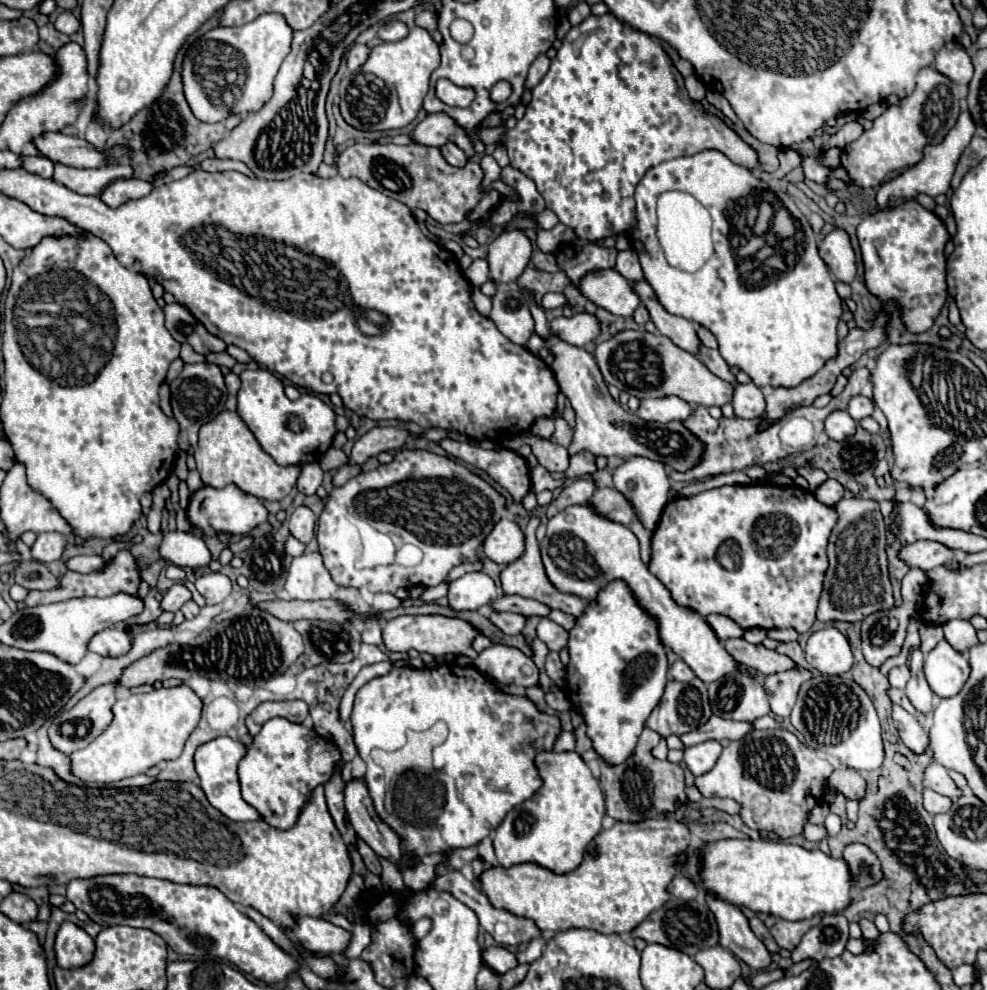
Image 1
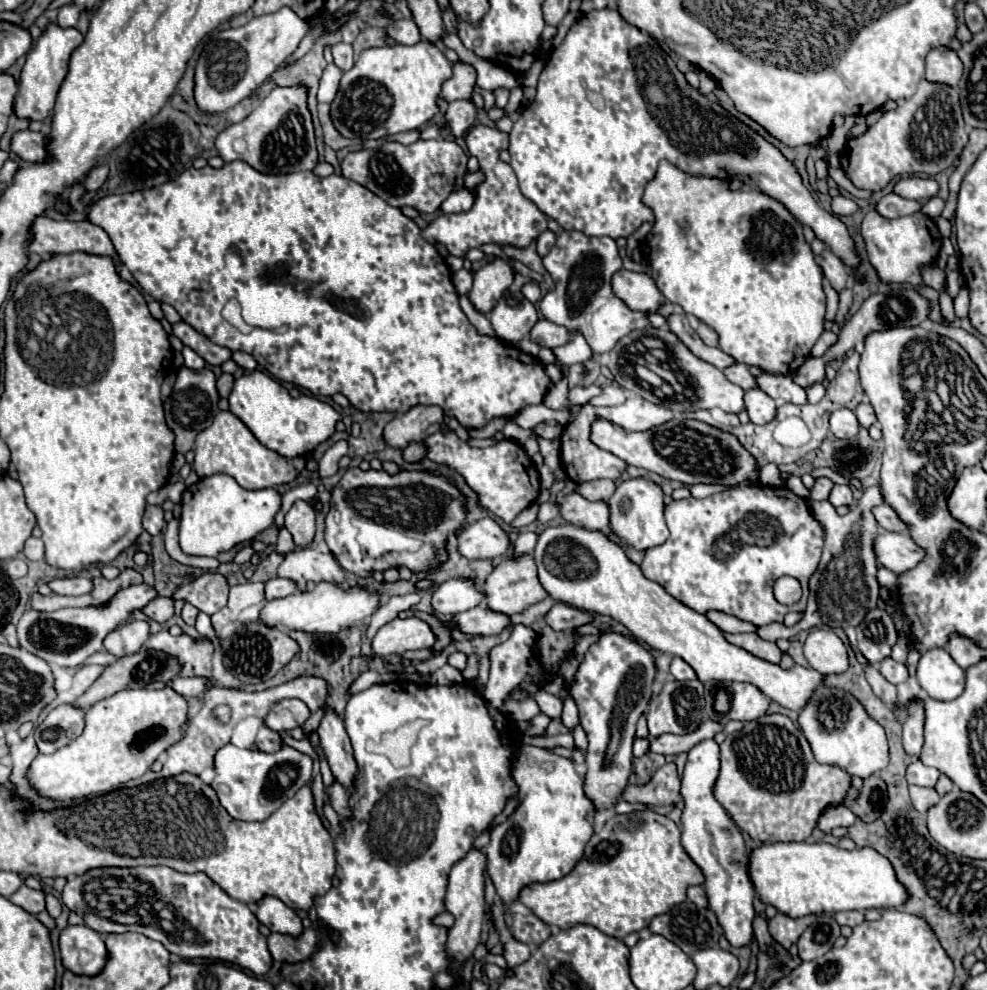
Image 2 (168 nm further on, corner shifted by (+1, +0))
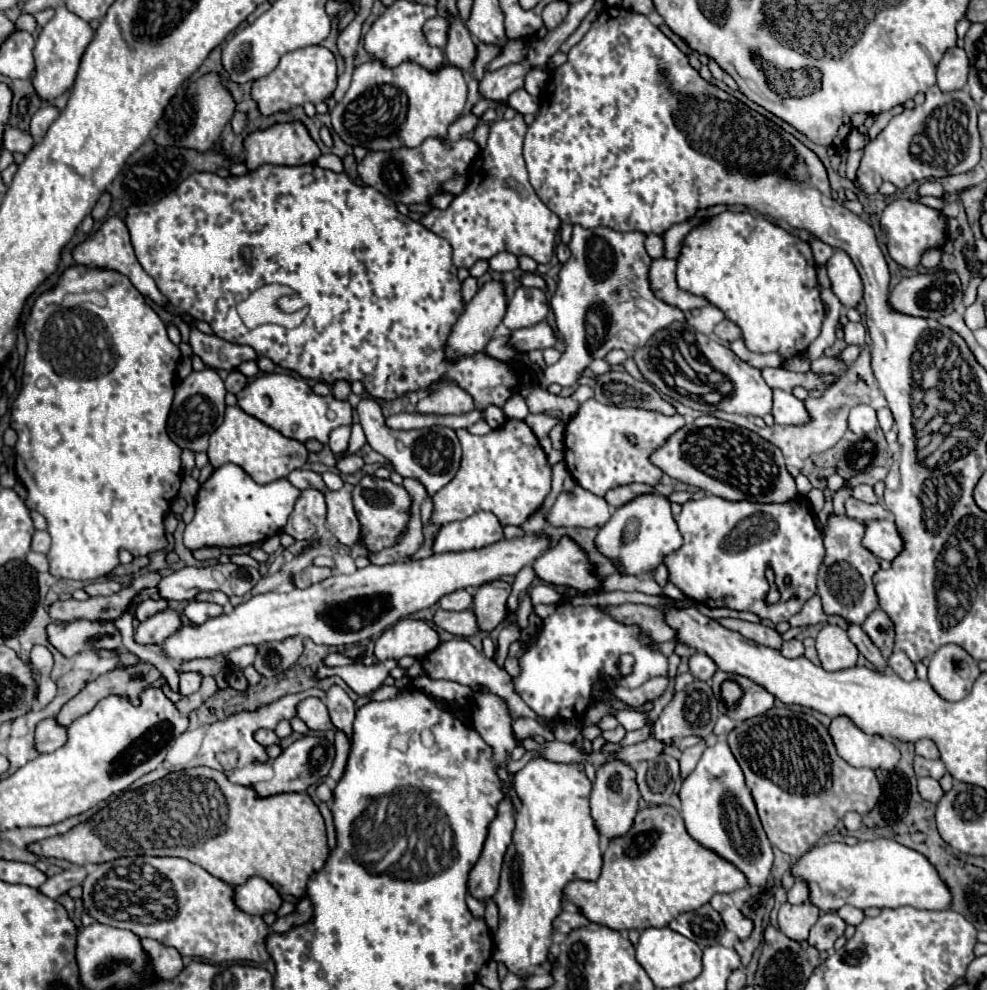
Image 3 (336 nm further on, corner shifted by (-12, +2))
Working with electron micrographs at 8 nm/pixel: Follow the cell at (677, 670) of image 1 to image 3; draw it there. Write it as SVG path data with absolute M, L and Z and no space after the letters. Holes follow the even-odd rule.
M697 652L697 654L693 654L689 658L689 672L697 680L705 680L705 682L711 680L711 676L715 674L715 670L717 670L715 662L707 654L703 654L703 652Z

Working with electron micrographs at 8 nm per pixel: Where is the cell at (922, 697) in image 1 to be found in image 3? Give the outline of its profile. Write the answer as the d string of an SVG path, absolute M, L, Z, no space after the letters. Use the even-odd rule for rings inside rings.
M917 740L915 742L915 752L923 758L939 758L939 750L933 740Z

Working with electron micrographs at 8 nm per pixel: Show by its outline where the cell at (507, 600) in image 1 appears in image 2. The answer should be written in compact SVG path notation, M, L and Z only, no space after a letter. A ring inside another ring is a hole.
M554 604L554 608L544 616L544 622L550 624L554 630L568 630L568 628L578 628L584 624L592 624L594 616L588 612L582 612L578 608L572 608L568 604Z

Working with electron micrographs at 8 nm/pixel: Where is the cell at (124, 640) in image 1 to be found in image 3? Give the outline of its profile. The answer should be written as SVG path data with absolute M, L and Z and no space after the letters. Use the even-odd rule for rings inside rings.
M163 610L147 618L135 628L135 642L139 644L163 644L171 634L181 628L181 620L175 610Z

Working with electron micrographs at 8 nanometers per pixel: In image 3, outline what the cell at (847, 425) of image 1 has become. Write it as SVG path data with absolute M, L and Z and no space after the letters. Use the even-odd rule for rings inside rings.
M859 404L849 414L849 430L855 434L867 434L877 426L875 410L867 404Z

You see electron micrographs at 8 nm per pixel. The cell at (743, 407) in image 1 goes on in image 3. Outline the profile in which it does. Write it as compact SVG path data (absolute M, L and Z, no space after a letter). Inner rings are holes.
M773 390L773 418L777 424L805 424L807 410L801 400L797 400L791 392Z

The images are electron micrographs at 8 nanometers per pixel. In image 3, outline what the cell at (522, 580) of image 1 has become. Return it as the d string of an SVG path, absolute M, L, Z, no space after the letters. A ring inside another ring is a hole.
M493 580L475 592L475 604L473 610L479 620L479 628L485 632L495 630L507 616L507 600L511 596L511 584L505 580Z

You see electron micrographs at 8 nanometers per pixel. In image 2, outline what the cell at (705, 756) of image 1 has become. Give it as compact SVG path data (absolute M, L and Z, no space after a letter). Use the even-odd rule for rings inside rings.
M702 740L688 752L688 760L682 774L680 796L684 800L682 810L682 846L688 856L702 868L706 882L706 894L710 910L718 916L724 936L732 946L746 946L752 940L752 920L754 920L754 884L748 874L750 854L744 844L742 830L730 820L724 806L714 798L714 782L718 780L720 754L714 740Z

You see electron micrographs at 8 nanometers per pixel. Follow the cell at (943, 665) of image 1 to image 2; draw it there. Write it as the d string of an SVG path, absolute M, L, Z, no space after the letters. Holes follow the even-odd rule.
M932 648L920 656L916 680L934 700L954 700L964 690L964 670L944 648Z

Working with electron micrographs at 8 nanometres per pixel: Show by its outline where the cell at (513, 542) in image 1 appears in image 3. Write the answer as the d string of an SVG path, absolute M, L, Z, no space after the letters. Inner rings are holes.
M477 512L461 522L441 526L435 540L435 552L461 552L475 550L503 540L503 526L493 512Z

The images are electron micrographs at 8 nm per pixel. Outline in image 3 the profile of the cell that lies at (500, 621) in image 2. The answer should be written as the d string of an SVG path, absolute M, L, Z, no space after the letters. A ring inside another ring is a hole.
M437 610L435 612L435 620L433 620L439 628L455 634L455 636L473 636L479 630L477 624L477 616L473 610L463 610L463 612L447 612L447 610Z

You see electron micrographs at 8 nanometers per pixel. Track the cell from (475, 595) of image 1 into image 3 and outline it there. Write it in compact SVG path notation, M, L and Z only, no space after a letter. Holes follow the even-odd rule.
M467 590L451 592L439 600L439 606L443 610L467 610L473 606L473 594L469 594Z

